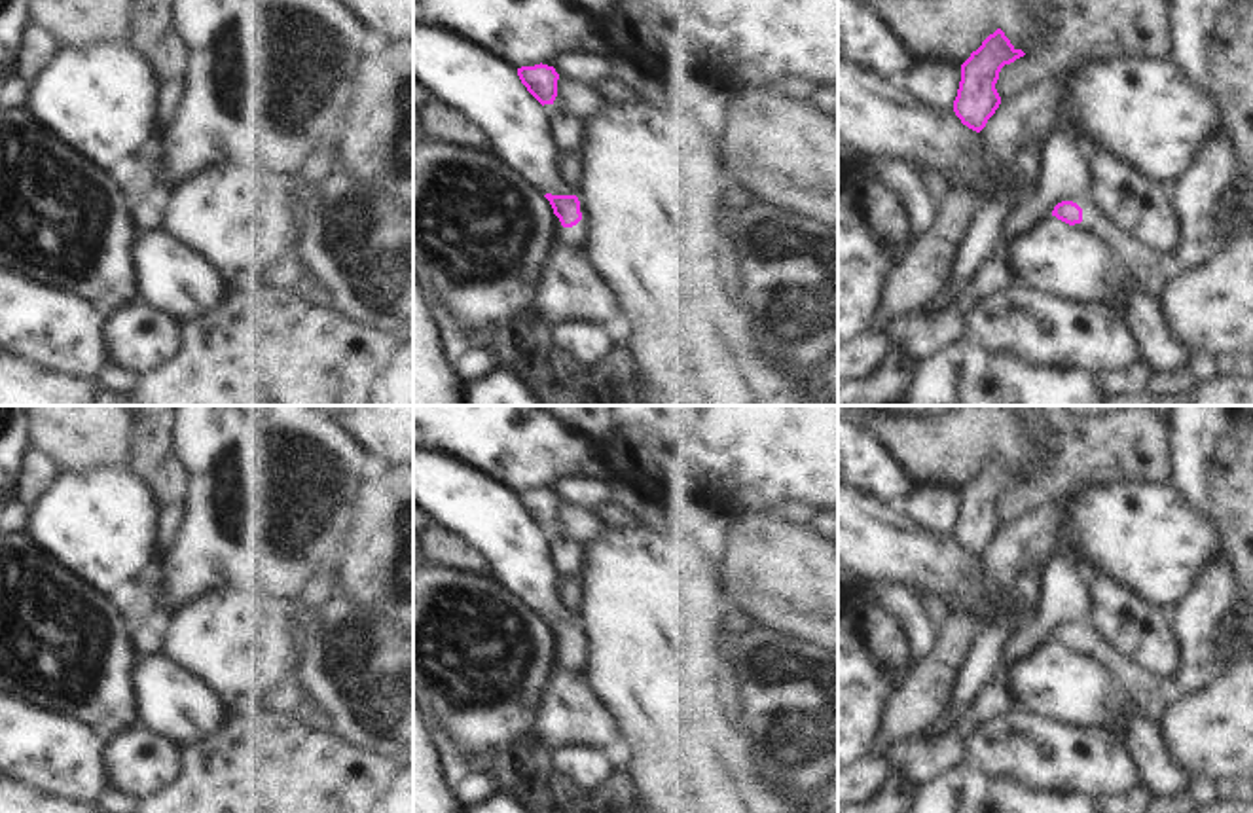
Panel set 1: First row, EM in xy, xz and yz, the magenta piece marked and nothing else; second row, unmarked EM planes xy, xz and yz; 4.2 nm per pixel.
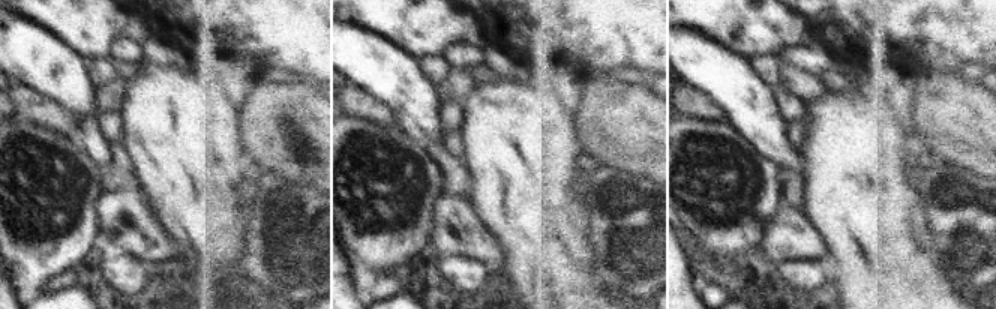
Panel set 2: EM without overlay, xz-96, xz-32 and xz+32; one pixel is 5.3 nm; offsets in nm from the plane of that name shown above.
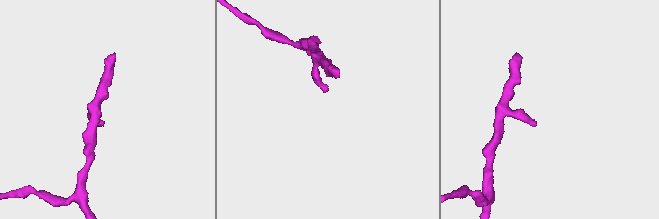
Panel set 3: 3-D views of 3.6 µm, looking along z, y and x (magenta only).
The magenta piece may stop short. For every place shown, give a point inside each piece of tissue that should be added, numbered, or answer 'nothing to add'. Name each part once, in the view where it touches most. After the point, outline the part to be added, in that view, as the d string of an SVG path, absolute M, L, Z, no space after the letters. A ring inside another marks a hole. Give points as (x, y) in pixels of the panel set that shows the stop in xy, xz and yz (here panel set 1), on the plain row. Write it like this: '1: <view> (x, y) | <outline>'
1: xz (573, 662) | M580 629L582 644L572 652L563 652L559 642L554 644L554 659L567 673L582 673L588 658L588 639Z

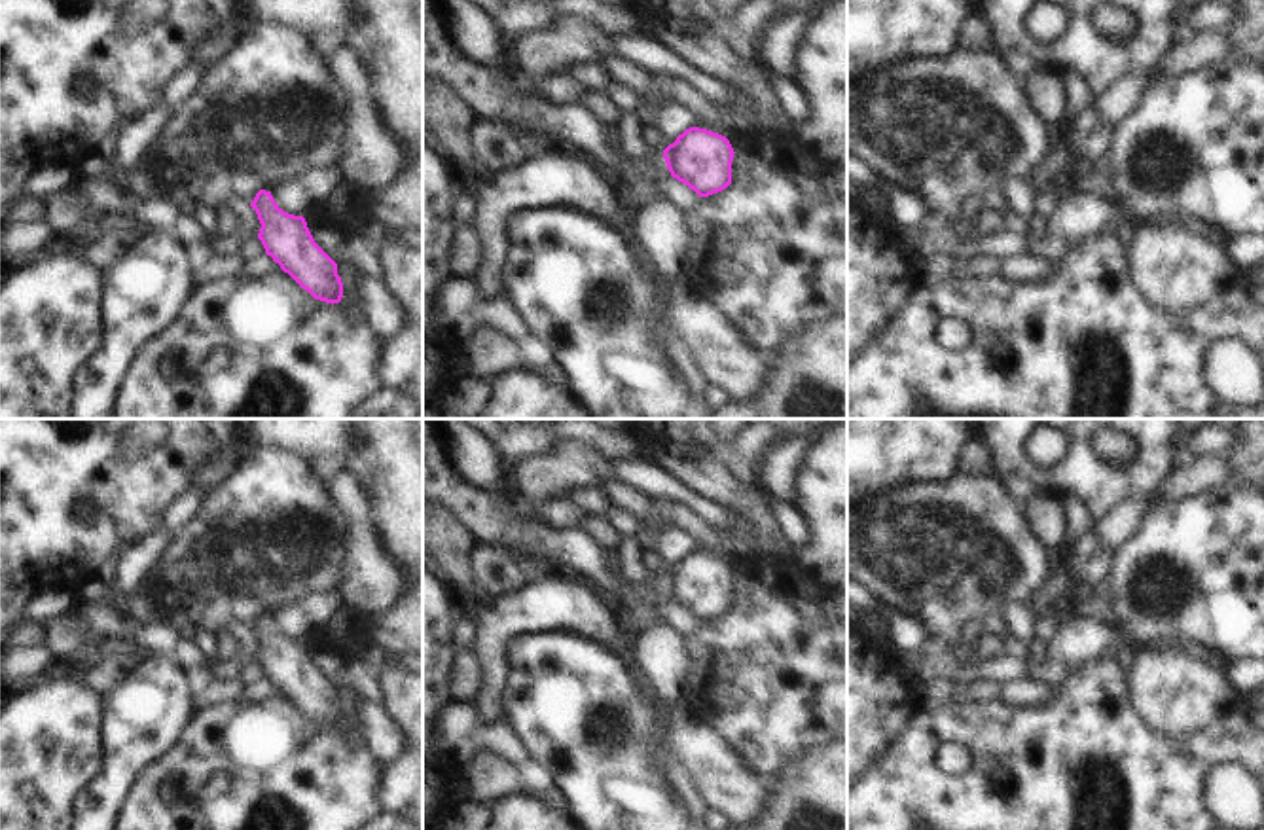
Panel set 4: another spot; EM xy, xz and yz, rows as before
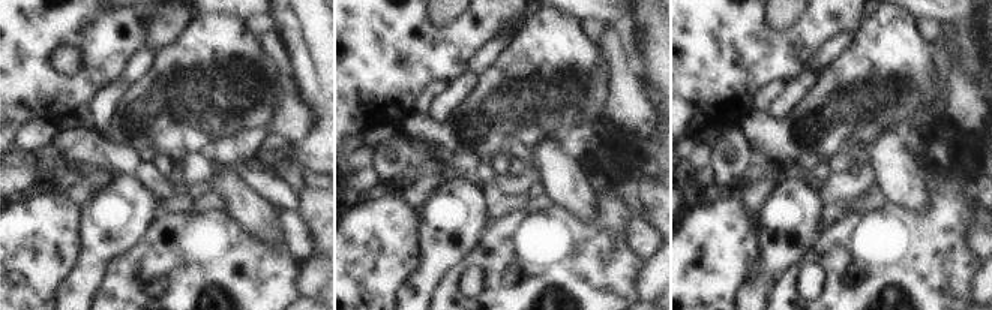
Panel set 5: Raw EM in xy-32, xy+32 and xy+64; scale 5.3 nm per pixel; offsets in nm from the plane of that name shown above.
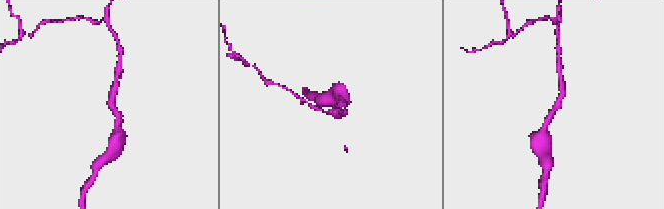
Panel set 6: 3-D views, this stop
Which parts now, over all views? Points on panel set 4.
nothing to add

